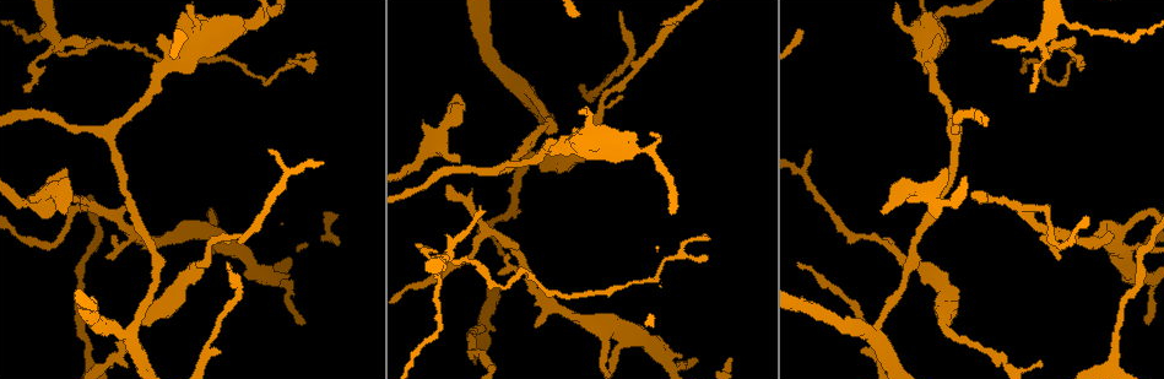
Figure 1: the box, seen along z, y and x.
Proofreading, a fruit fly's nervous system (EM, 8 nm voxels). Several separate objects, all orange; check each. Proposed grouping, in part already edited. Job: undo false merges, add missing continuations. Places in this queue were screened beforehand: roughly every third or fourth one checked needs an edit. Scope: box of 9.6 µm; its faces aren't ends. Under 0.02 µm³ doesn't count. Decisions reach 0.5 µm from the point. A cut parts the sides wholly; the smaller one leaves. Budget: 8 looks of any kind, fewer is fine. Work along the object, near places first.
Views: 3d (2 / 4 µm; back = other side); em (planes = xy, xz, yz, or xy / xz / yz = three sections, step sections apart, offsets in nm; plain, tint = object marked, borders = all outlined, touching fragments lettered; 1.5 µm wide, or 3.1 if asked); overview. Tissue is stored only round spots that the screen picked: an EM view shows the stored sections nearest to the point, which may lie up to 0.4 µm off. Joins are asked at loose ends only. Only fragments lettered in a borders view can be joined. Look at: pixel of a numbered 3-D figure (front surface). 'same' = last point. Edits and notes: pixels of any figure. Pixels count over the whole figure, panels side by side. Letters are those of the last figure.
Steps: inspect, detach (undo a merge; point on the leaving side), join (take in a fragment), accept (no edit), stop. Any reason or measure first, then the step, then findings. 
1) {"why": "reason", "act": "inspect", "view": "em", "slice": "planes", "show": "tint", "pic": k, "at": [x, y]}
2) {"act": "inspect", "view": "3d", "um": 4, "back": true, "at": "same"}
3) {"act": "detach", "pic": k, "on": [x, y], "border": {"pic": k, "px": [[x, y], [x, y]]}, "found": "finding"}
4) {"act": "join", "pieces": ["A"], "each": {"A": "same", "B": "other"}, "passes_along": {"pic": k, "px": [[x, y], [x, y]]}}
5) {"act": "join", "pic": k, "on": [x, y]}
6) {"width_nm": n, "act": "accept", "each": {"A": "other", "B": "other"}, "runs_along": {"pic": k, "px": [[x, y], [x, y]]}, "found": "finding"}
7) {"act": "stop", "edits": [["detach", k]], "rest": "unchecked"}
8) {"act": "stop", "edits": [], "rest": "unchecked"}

{"act": "inspect", "view": "3d", "um": 2, "pic": 1, "at": [481, 206]}

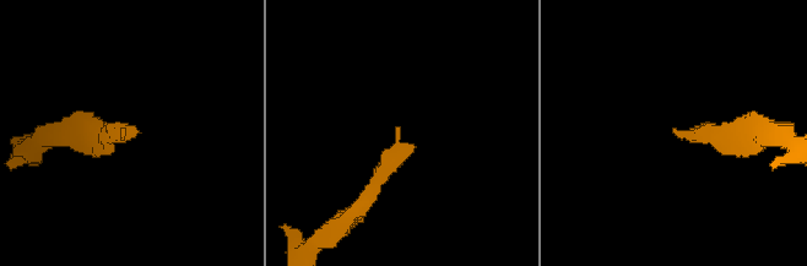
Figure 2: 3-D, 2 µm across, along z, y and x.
{"why": "need the tissue", "act": "inspect", "view": "em", "slice": "xz", "step": 8, "show": "borders", "pic": 2, "at": [674, 132]}

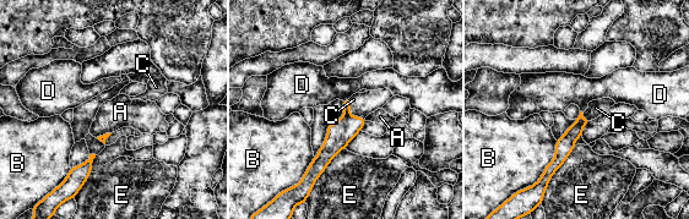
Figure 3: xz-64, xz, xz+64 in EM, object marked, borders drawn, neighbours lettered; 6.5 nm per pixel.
{"longest_contact_nm": ["E", 280], "act": "join", "pieces": ["C"], "each": {"A": "other", "B": "other", "C": "same", "D": "other", "E": "other"}, "passes_along": {"pic": 3, "px": [[340, 133], [348, 114], [362, 104]]}, "found": "the neuron continues"}

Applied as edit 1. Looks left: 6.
{"why": "sudden change in width", "act": "inspect", "view": "em", "slice": "planes", "show": "tint", "pic": 1, "at": [562, 144]}

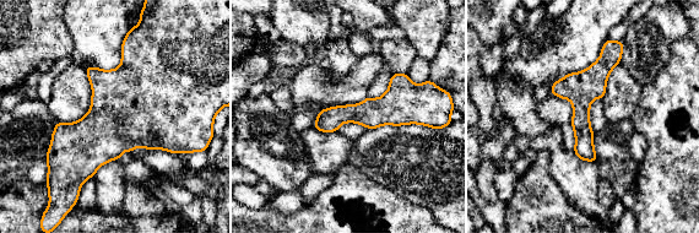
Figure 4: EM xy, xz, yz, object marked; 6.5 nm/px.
{"why": "see the neighbours", "act": "inspect", "view": "em", "slice": "planes", "show": "borders", "at": "same"}

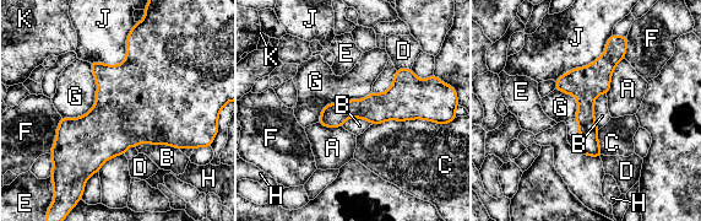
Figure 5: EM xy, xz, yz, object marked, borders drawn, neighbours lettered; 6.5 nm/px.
{"longest_contact_nm": ["J", 500], "act": "accept", "each": {"A": "other", "B": "other", "C": "other", "D": "other", "E": "other", "F": "other", "G": "other", "H": "other", "J": "other", "K": "other"}, "found": "all the same neuron"}

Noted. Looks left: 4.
{"why": "calibre changes", "act": "inspect", "view": "em", "slice": "xy", "step": 4, "show": "tint", "pic": 1, "at": [531, 152]}

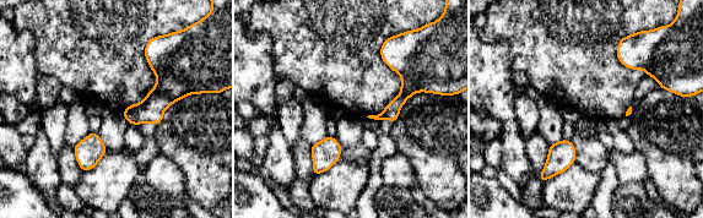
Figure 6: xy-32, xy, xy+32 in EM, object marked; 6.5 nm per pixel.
{"why": "another direction", "act": "inspect", "view": "em", "slice": "planes", "show": "borders", "at": "same"}

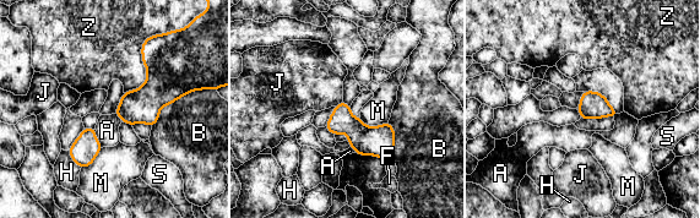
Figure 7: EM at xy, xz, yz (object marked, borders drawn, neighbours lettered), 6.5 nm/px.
{"width_nm": 160, "act": "accept", "each": {"A": "other", "B": "other", "F": "other", "H": "other", "J": "other", "M": "other", "S": "other", "Z": "other"}, "border": {"pic": 7, "px": [[342, 101], [335, 107]]}, "found": "continuous, no second neuron"}

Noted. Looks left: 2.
{"act": "stop", "edits": [["join", 3]], "rest": "unchecked"}

